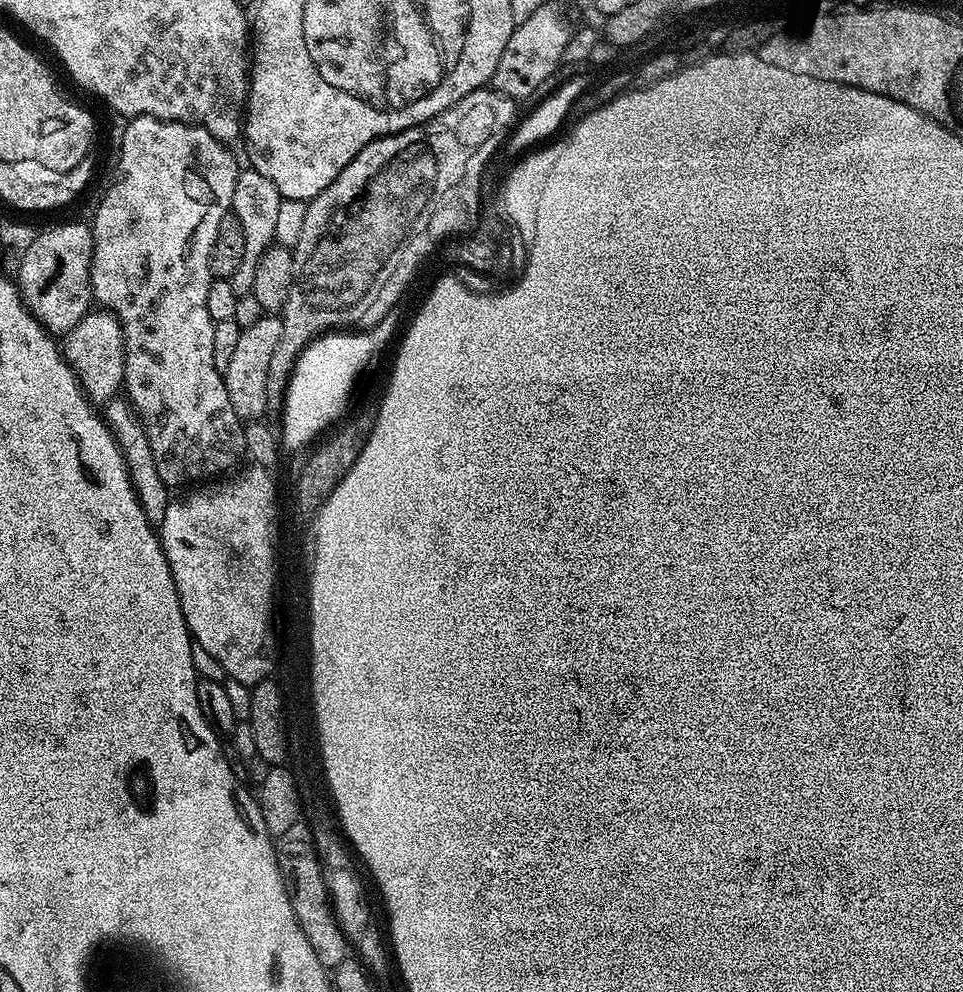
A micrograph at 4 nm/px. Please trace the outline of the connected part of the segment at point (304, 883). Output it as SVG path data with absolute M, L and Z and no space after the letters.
M301 822L290 826L286 834L275 837L274 843L280 873L288 891L290 906L294 906L298 926L302 926L302 934L310 938L310 946L314 946L314 954L318 954L318 962L322 962L324 968L334 970L344 960L349 959L350 945L340 928L328 890L326 868L316 851L312 831L307 823Z

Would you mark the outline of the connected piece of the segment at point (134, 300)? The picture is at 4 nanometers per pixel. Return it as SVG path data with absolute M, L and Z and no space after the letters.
M133 116L124 125L124 133L118 141L120 148L121 176L109 186L96 208L96 217L90 220L92 229L92 266L90 282L92 299L101 309L113 313L124 331L124 387L126 398L131 402L148 432L150 450L154 452L154 462L158 468L158 478L170 490L180 490L185 486L196 486L211 481L241 463L244 451L244 424L239 414L230 406L230 394L226 394L224 377L214 366L214 322L210 310L206 310L206 293L214 279L210 270L212 247L218 234L218 226L224 216L229 215L234 194L234 182L238 182L241 165L236 165L236 156L227 144L221 144L214 134L210 134L199 124L181 124L178 120L159 120L153 116Z

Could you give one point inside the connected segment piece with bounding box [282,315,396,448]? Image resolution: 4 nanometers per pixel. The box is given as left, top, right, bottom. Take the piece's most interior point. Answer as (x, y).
(327, 369)

